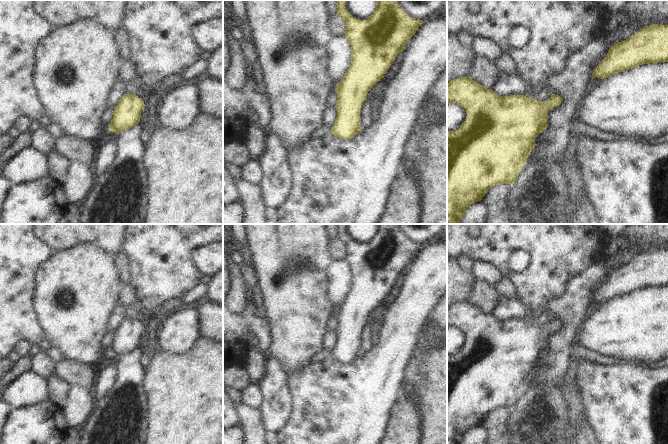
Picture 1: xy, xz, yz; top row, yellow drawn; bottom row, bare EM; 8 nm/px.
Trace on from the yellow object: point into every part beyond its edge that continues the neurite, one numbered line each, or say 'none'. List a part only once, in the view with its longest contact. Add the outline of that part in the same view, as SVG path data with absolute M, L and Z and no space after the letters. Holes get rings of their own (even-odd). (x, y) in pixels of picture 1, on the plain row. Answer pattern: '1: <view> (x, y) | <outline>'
none

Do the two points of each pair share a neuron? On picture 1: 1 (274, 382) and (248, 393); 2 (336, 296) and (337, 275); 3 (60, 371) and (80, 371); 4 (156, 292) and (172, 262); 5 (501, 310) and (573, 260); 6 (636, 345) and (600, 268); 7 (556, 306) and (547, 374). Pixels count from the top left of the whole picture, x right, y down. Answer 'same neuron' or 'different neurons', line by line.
1: different neurons
2: same neuron
3: same neuron
4: same neuron
5: different neurons
6: different neurons
7: same neuron

